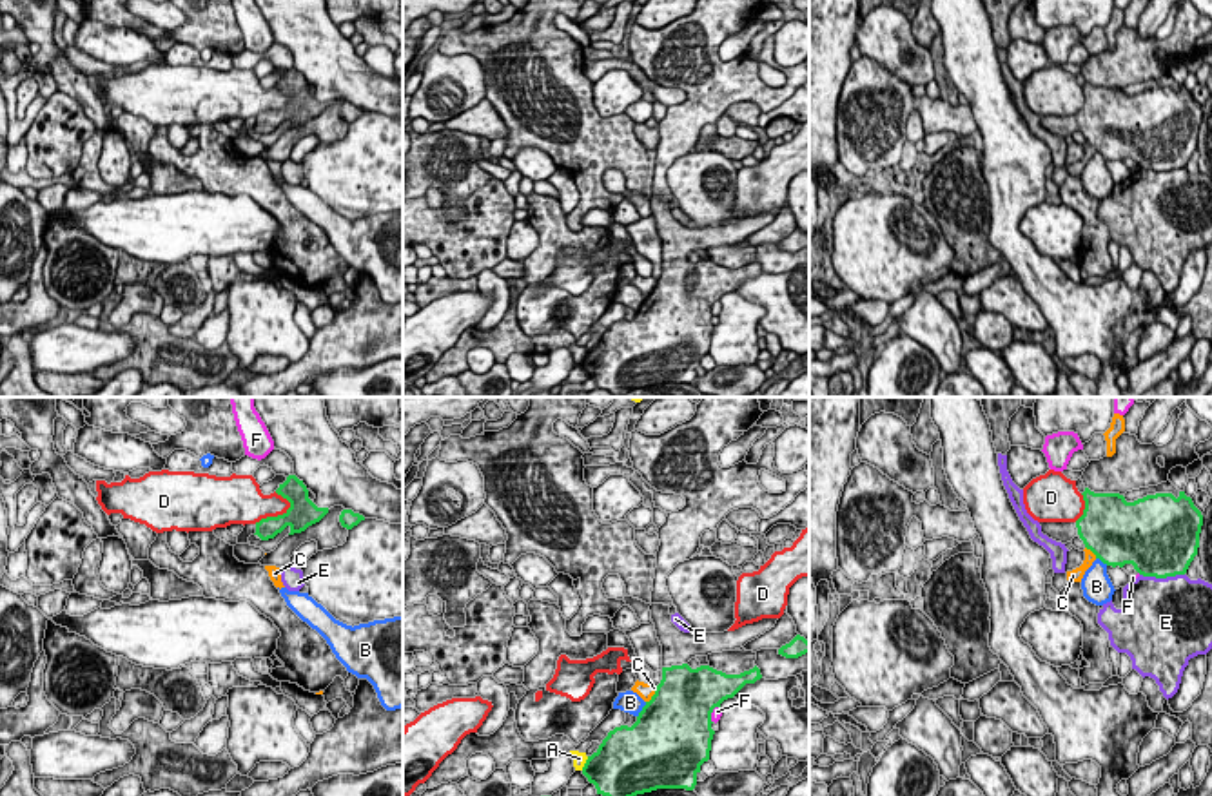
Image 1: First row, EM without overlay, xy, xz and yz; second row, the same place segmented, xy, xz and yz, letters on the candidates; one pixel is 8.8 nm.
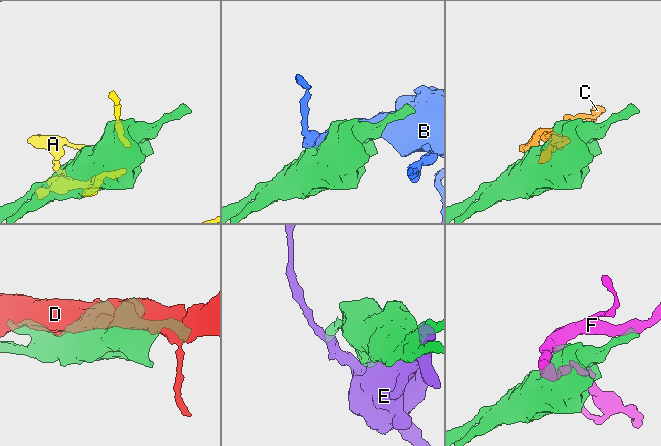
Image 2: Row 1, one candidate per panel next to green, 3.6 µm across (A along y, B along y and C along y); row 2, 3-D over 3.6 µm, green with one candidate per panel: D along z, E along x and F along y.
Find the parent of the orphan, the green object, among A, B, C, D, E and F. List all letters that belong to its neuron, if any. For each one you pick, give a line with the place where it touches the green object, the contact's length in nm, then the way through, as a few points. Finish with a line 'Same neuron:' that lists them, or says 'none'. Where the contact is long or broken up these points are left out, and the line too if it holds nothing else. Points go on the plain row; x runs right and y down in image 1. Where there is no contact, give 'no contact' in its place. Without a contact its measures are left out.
Same neuron: none

